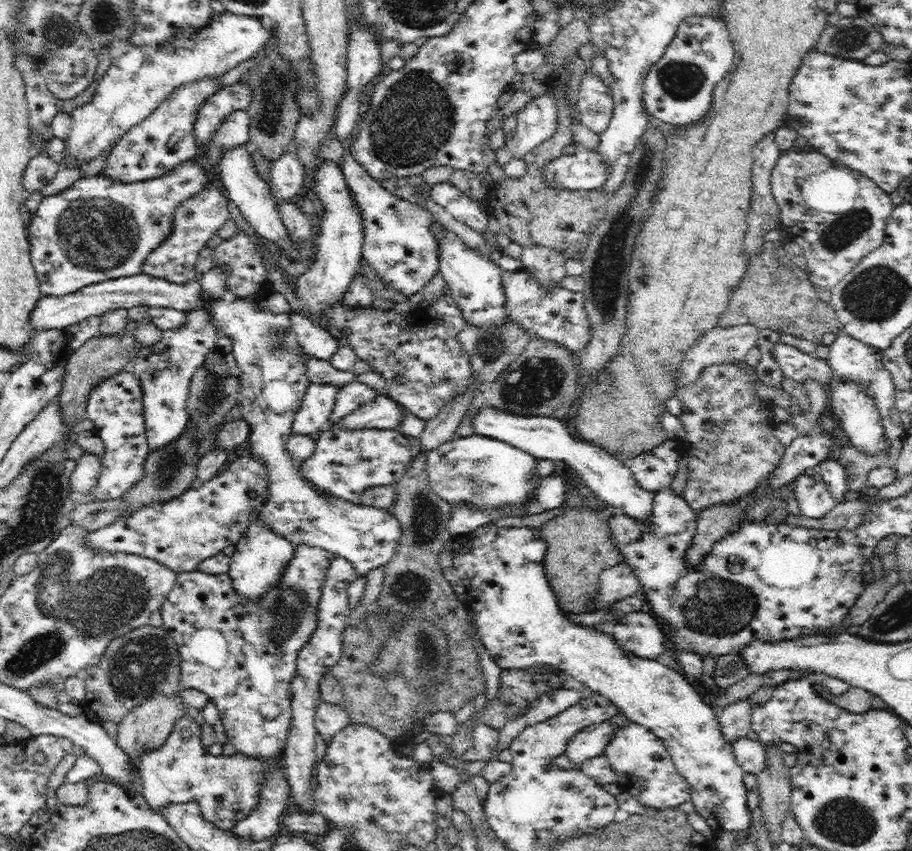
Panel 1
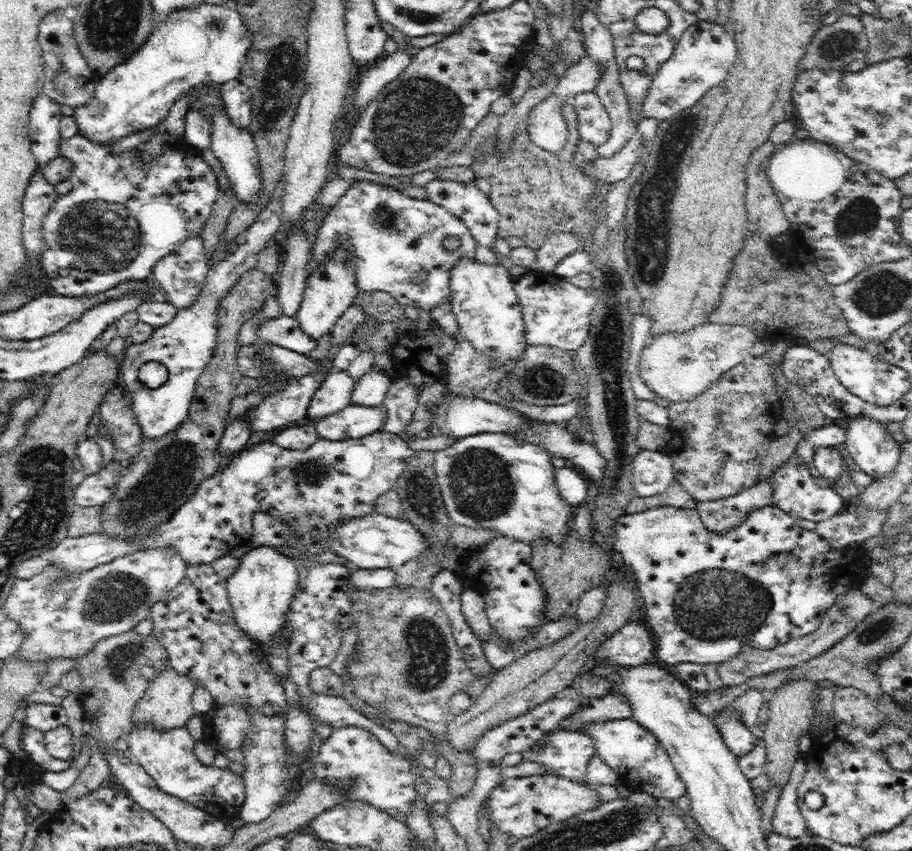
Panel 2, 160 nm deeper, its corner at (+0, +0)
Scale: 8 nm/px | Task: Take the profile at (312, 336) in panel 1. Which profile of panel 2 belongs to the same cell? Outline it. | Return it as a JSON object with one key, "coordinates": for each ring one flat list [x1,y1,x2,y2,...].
{"coordinates":[[291,316,264,319,256,335,259,340,295,350,302,355,308,355,316,346,316,340,312,340,301,329,297,319]]}

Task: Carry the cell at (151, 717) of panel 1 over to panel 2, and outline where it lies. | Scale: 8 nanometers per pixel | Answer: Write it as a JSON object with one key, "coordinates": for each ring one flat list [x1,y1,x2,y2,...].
{"coordinates":[[170,667,163,670,153,678,144,696,135,706,132,714,132,724,150,723,156,729,163,731,183,727,195,715,191,701,195,688,194,680,178,673,174,668]]}

